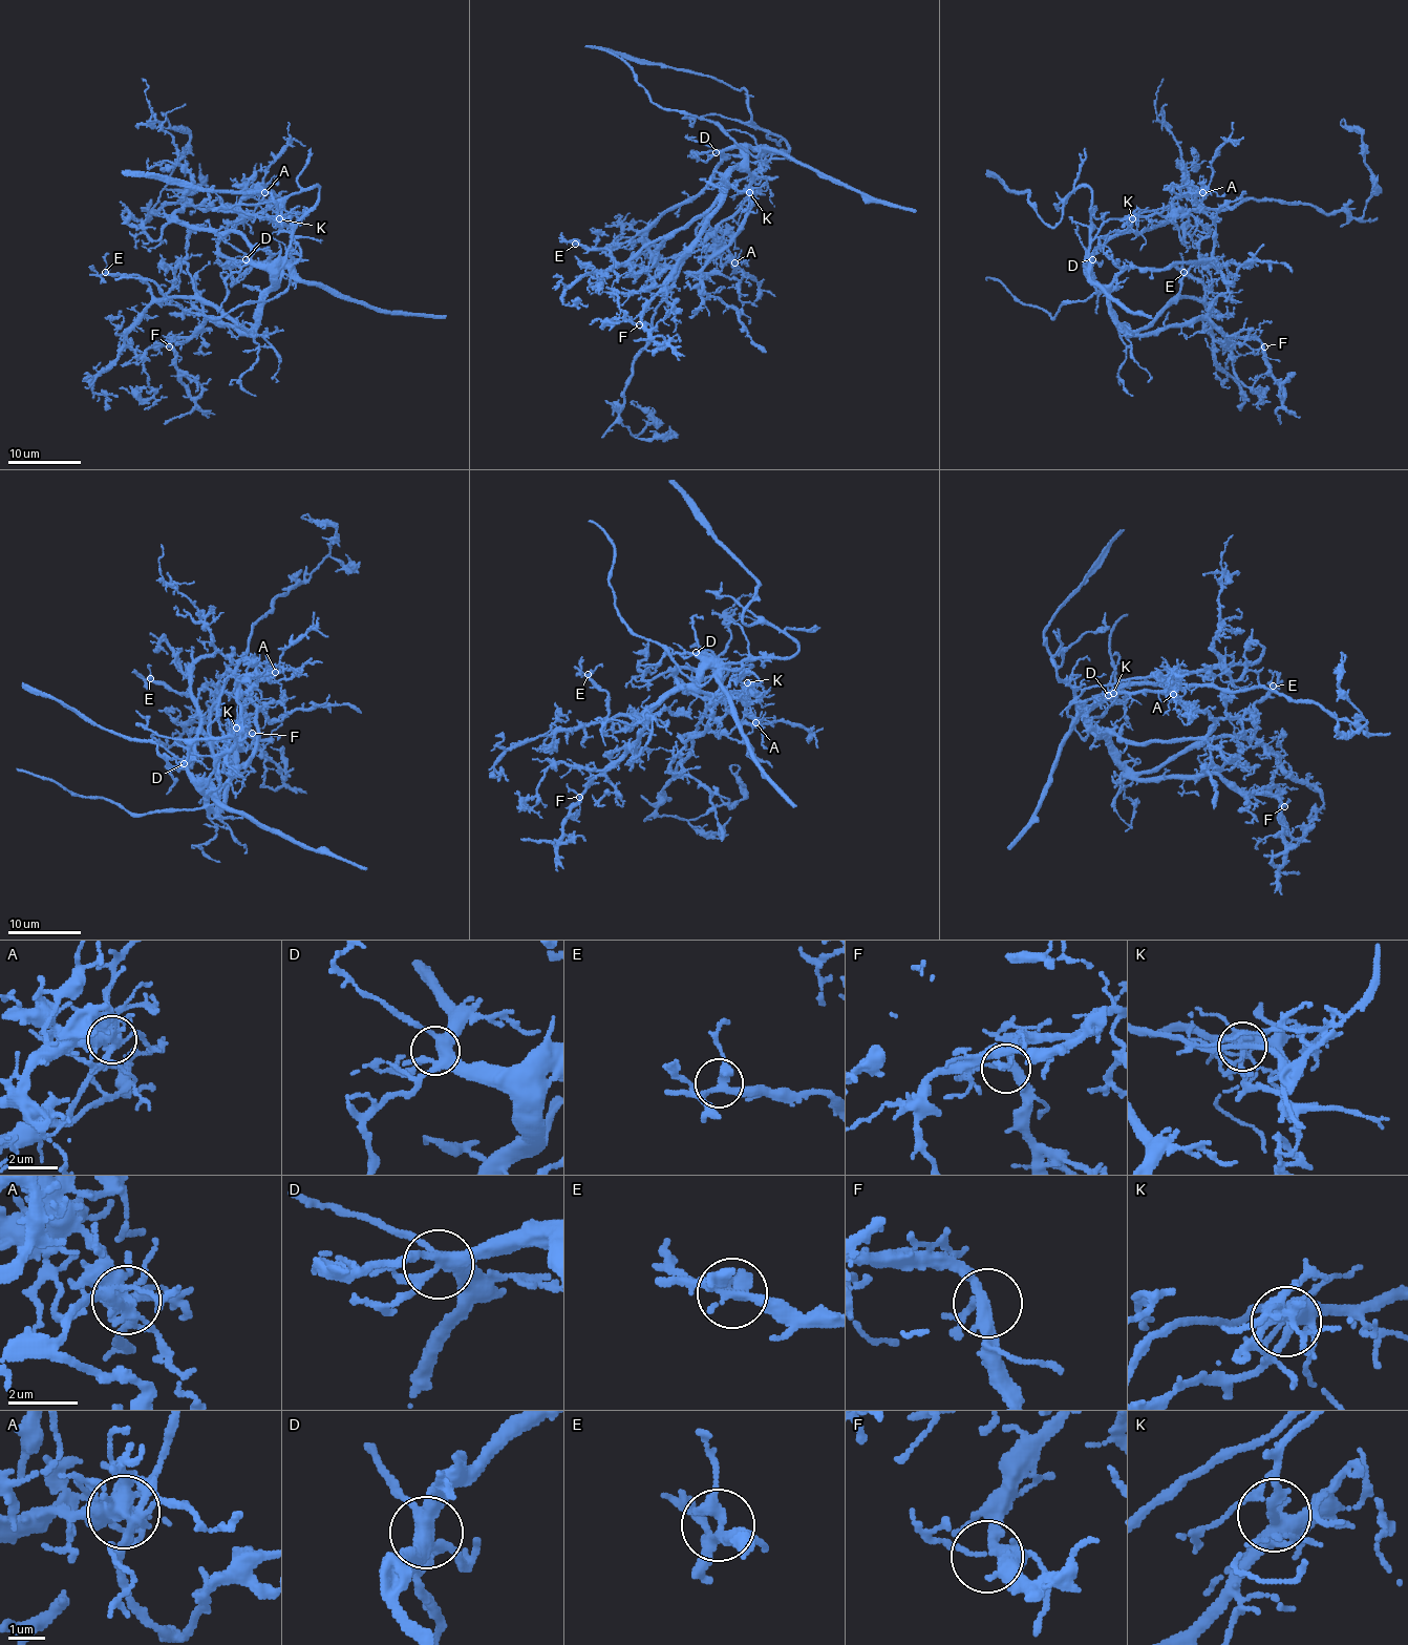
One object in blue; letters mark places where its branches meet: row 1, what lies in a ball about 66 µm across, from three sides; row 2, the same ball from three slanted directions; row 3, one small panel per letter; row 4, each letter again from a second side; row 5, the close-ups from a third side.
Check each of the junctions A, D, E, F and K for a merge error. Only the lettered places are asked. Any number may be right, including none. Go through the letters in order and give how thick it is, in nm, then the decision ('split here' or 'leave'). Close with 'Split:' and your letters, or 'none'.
A: calibre 420 nm; split here
D: calibre 400 nm; leave
E: calibre 280 nm; leave
F: calibre 240 nm; leave
K: calibre 400 nm; leave
Split: A

